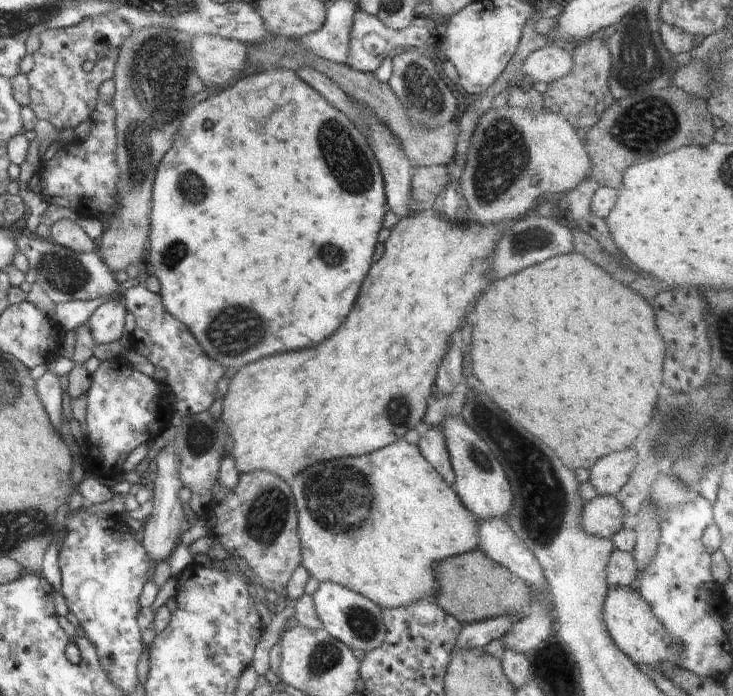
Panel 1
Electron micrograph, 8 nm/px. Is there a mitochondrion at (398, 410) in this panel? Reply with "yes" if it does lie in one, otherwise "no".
yes

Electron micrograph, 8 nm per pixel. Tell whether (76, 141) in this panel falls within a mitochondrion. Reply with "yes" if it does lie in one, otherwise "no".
no

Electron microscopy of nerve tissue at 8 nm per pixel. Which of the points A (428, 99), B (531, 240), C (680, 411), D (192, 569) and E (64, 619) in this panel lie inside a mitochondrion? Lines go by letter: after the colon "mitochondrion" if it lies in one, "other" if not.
A: mitochondrion
B: mitochondrion
C: mitochondrion
D: other
E: other

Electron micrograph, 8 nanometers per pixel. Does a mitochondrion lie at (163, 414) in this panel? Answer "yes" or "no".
no

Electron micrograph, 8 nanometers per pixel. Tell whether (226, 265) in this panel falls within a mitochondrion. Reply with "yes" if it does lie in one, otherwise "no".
no

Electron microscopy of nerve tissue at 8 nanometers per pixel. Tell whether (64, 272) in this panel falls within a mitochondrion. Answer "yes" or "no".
yes

